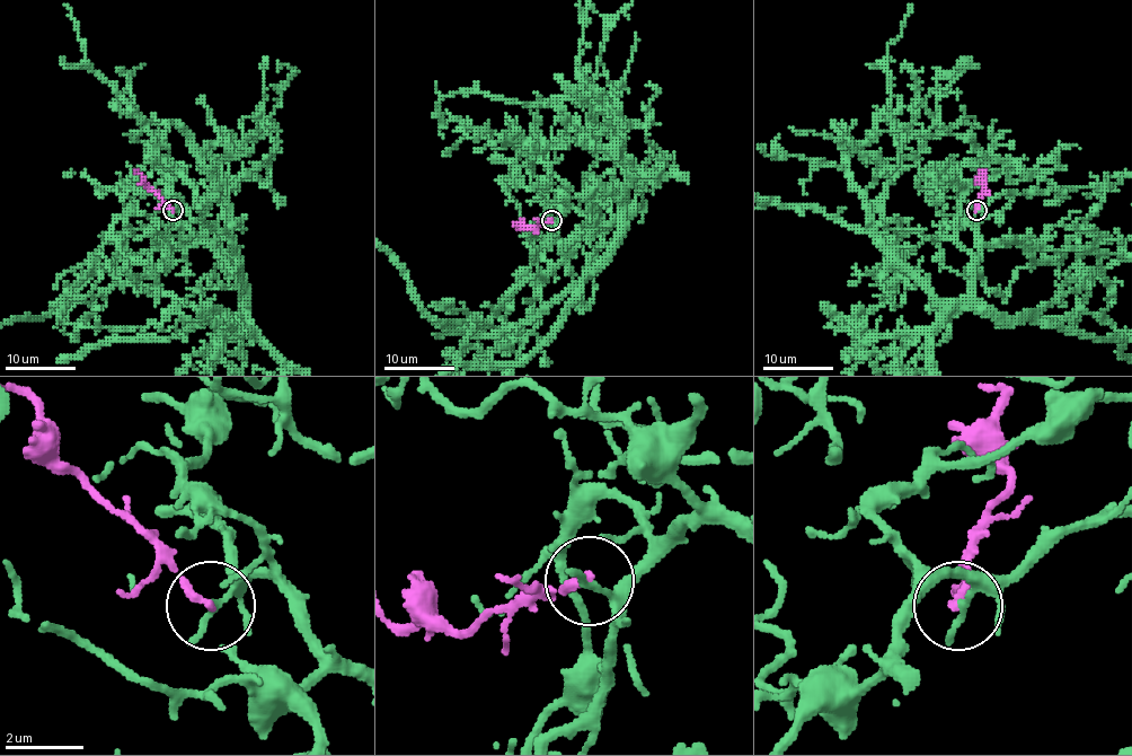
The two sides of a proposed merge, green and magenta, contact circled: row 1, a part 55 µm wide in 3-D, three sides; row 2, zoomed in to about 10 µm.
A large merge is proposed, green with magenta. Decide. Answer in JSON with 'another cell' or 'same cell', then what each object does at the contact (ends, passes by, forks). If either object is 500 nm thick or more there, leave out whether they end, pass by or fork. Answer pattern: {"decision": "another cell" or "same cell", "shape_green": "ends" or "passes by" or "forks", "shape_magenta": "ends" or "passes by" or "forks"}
{"decision": "another cell", "shape_green": "passes by", "shape_magenta": "ends"}

